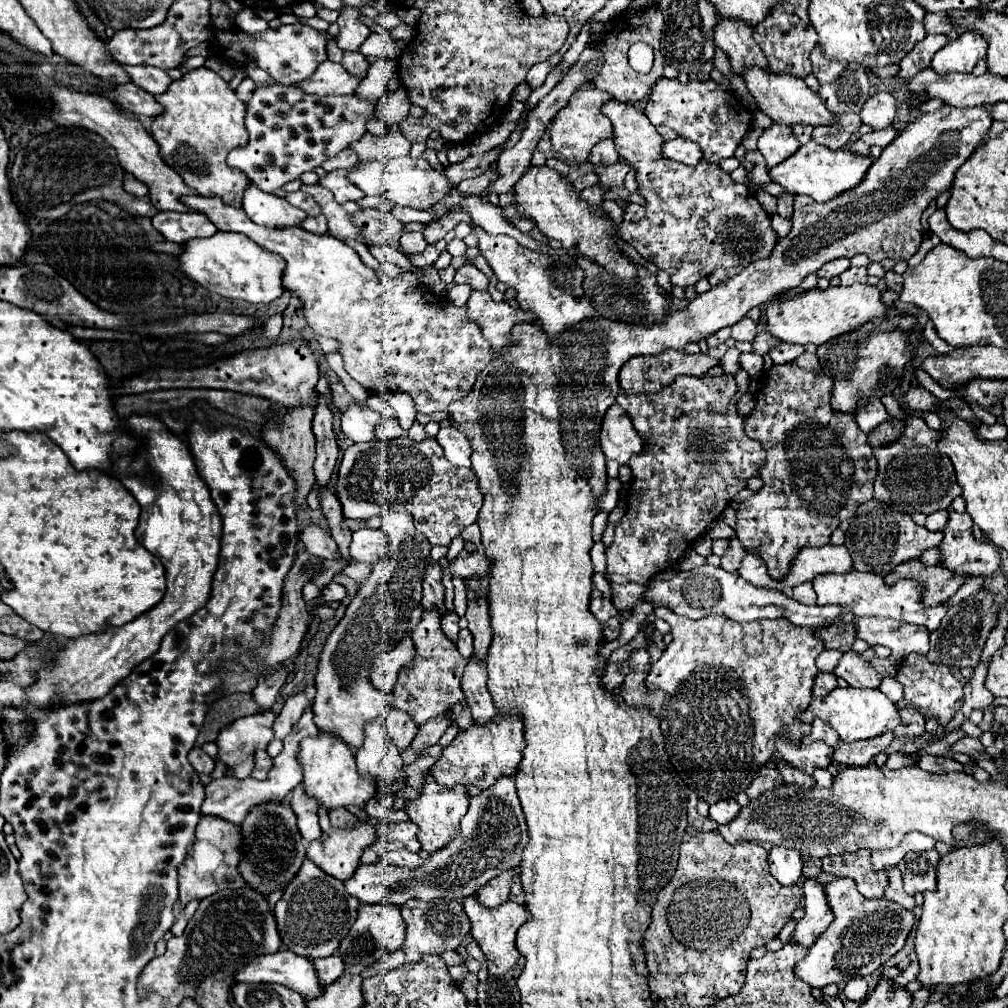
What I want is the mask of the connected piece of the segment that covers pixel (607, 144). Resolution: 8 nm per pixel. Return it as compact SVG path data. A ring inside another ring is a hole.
M605 138L593 146L593 152L589 154L591 164L613 164L619 160L617 148L615 148L615 138Z

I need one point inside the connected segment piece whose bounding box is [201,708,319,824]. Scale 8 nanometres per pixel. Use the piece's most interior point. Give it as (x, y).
(228, 797)

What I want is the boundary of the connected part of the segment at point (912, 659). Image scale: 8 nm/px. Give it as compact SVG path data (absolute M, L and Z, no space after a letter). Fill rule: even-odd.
M909 654L897 668L895 680L903 686L903 698L909 708L915 708L925 720L935 718L941 726L947 726L953 714L963 704L963 686L965 678L961 676L961 668L933 664L925 654Z

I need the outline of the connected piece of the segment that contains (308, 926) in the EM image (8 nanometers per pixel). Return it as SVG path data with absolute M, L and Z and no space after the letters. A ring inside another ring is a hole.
M305 858L297 876L289 882L289 886L285 886L285 892L273 912L283 944L291 952L315 960L319 956L331 956L339 948L339 942L355 922L357 906L359 900L345 892L341 880L327 876L321 868L317 868L317 864Z

